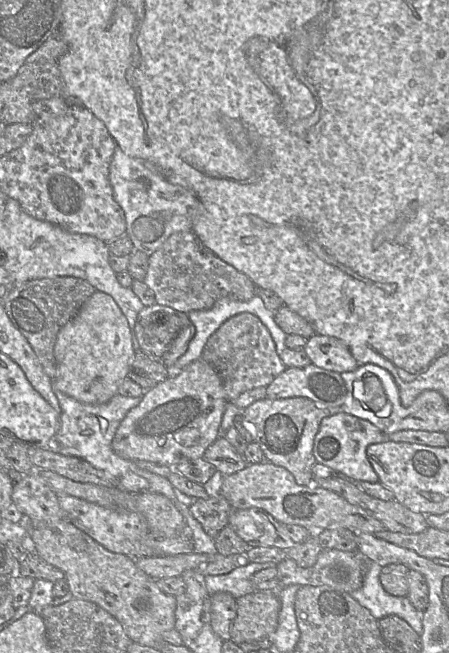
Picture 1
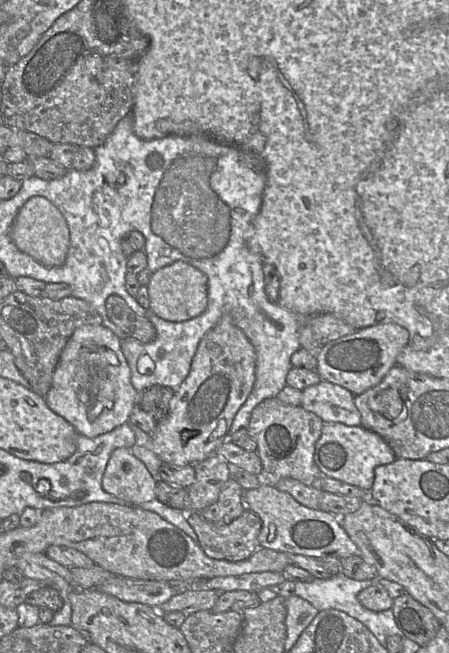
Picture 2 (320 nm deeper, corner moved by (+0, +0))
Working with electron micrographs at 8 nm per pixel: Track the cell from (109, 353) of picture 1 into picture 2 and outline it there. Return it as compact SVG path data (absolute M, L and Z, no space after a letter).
M103 324L78 327L60 355L45 401L53 412L62 416L79 434L88 438L95 438L128 423L130 414L138 403L138 392L131 383L131 370L122 352L121 340Z

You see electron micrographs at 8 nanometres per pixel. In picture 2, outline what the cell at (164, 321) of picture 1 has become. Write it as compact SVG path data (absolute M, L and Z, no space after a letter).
M111 295L106 300L106 313L109 319L127 336L142 343L152 342L157 332L150 320L137 315L118 295Z

